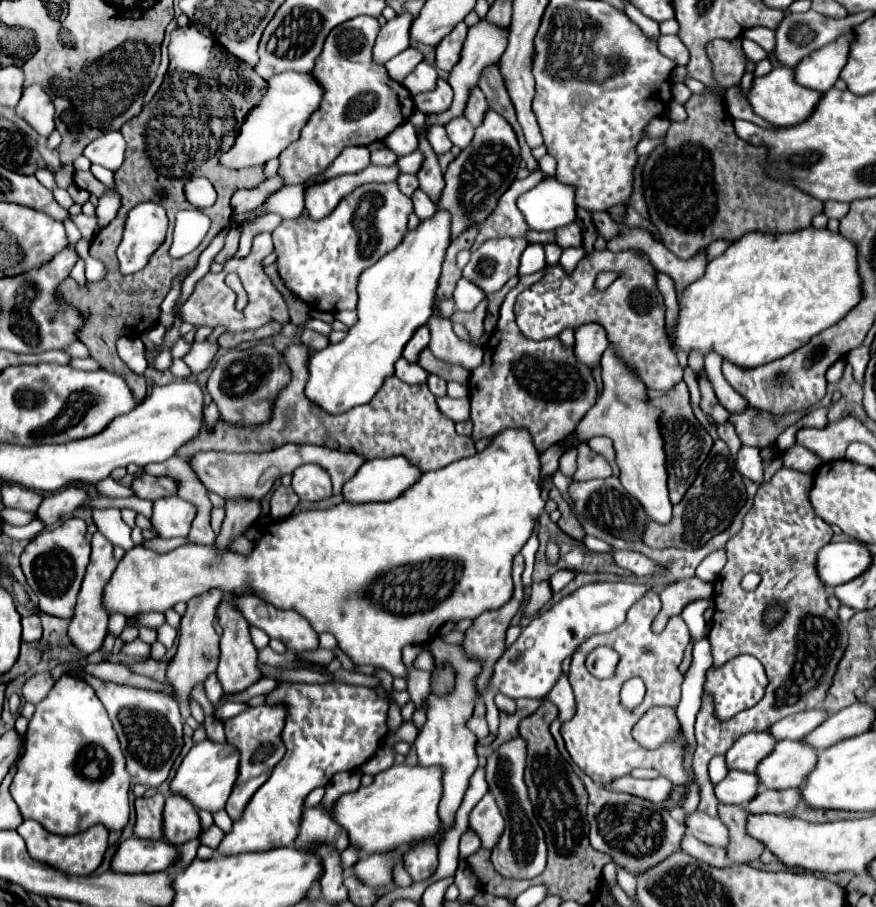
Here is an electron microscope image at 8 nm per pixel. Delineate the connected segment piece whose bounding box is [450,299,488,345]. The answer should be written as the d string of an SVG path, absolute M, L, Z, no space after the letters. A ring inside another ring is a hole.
M484 299L474 311L470 311L470 313L462 313L462 311L454 311L454 315L450 317L452 321L456 321L456 323L462 323L466 329L468 329L468 333L470 333L470 337L472 337L472 343L474 345L478 345L478 339L484 335L484 317L486 317L486 305L488 305L488 301Z

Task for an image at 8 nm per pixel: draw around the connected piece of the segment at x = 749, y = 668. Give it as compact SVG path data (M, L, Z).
M738 655L738 657L730 659L726 665L718 667L718 669L708 669L704 689L714 695L716 717L726 721L726 719L734 717L736 713L754 707L764 697L766 673L764 673L762 663L756 657L752 657L752 655Z

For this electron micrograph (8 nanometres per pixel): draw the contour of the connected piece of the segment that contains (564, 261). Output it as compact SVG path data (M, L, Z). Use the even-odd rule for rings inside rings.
M566 249L560 257L560 265L562 269L566 269L566 273L572 273L572 269L576 269L578 261L584 257L584 249Z

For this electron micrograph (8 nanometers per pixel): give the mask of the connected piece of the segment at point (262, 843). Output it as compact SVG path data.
M280 681L278 687L266 695L266 703L284 705L286 709L282 729L286 755L274 767L270 779L254 793L244 817L234 823L228 835L224 835L218 847L220 855L294 845L300 831L304 797L308 797L308 793L316 787L326 787L332 775L358 769L378 751L378 741L382 741L388 733L388 701L374 689L360 685L340 681L326 685Z

